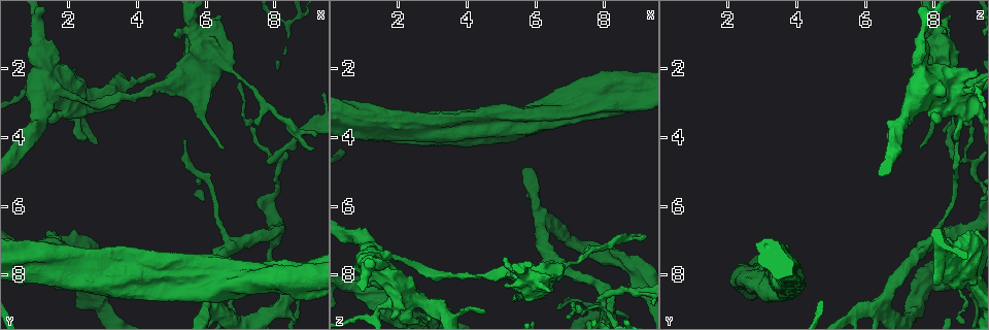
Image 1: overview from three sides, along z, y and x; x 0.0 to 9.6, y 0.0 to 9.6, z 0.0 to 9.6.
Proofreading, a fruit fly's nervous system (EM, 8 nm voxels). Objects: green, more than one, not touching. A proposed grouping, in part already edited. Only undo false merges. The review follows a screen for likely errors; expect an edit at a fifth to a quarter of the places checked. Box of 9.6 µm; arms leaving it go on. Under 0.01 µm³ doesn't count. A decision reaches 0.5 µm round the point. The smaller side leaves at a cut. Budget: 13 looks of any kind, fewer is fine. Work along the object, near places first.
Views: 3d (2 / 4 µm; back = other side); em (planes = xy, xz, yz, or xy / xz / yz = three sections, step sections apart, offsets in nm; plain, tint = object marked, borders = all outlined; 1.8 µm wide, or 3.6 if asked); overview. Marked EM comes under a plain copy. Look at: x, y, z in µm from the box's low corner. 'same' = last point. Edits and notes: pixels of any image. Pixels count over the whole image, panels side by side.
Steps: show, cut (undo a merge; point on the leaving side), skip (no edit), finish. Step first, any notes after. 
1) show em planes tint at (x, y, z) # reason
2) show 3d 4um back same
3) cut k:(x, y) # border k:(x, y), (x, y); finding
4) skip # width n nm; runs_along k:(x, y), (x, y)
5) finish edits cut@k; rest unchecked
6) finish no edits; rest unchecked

show 3d 4um back at (5.85, 1.30, 7.95) # a narrow waist

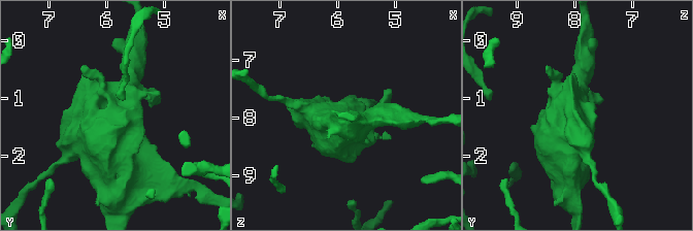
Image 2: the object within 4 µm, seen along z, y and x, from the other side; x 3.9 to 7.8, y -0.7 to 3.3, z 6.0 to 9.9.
show em xy step 16 tint same

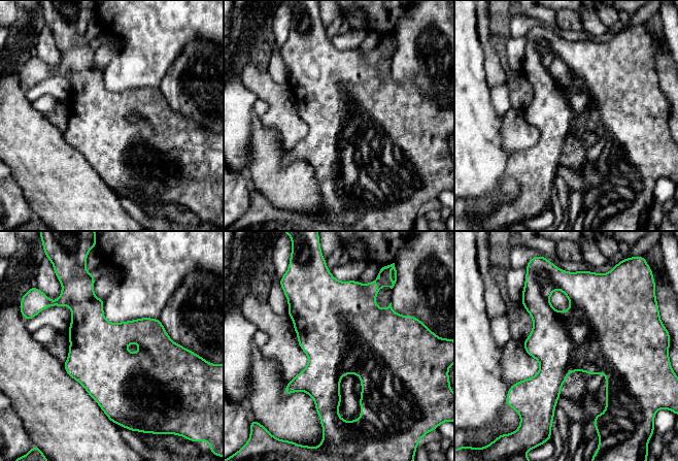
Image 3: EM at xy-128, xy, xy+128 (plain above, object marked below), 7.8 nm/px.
show em planes tint same

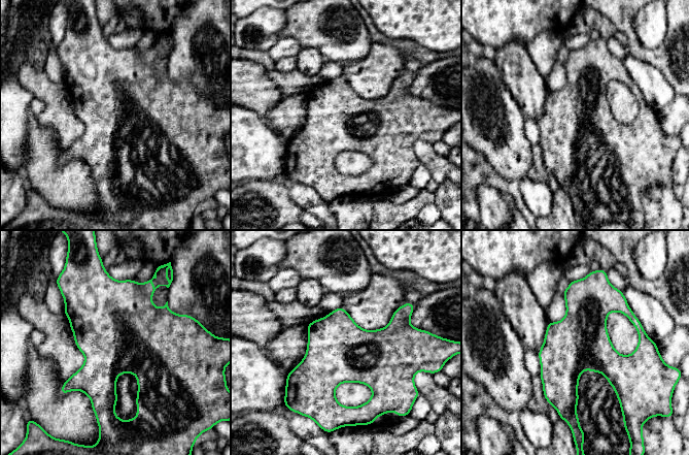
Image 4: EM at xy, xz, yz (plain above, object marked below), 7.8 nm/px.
skip # width 440 nm; continuous, no second neuron

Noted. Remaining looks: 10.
show 3d 2um at (8.00, 6.85, 8.45) # a fork

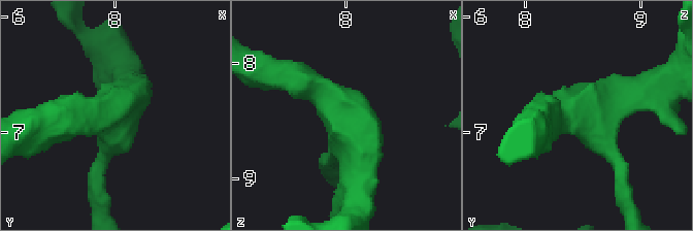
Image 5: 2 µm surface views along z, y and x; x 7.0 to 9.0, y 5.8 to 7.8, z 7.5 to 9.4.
show em xz step 4 tint at (7.96, 6.80, 8.46) # arms 3; shape alone is not enough

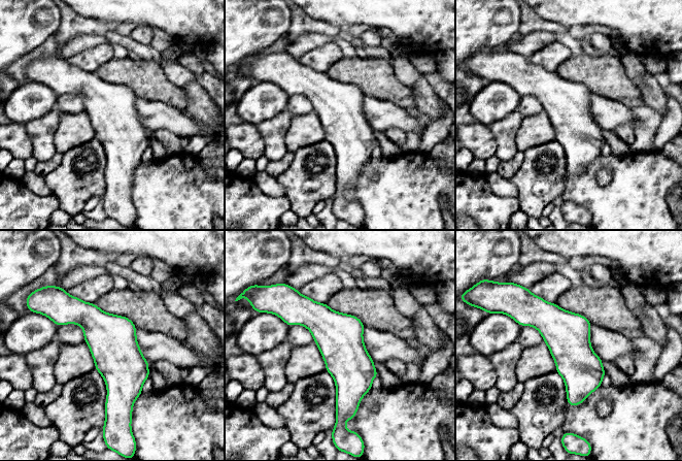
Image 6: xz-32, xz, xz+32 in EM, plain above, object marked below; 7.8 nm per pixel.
skip # width 360 nm; all the same neuron

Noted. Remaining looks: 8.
show em 3.6um planes tint at (8.05, 4.70, 8.95) # three arms meet

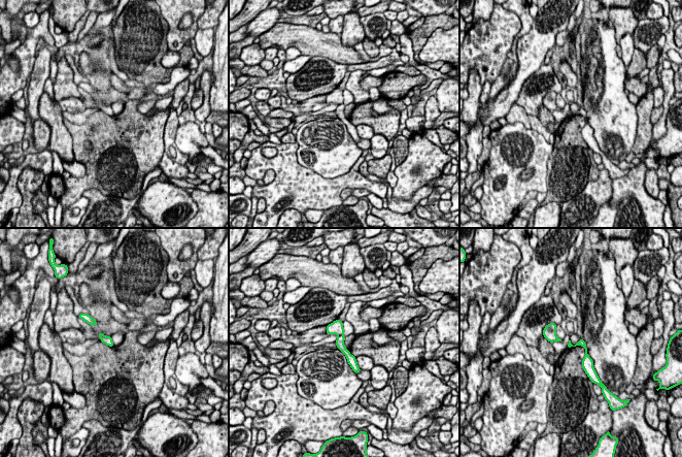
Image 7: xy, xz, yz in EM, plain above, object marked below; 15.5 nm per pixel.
cut 7:(336, 327) # width 100 nm; border 7:(342, 333), (338, 335); a second neuron is stuck on

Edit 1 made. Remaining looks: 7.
show overview

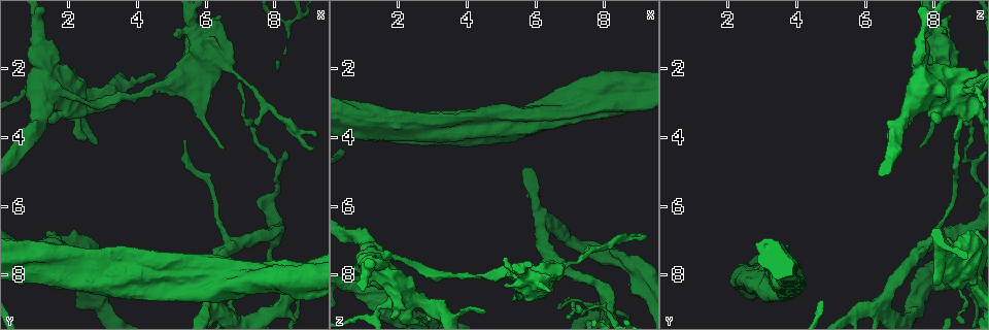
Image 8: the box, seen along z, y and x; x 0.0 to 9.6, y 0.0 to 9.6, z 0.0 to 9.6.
show em yz step 4 tint at (8.40, 8.60, 9.15) # calibre changes

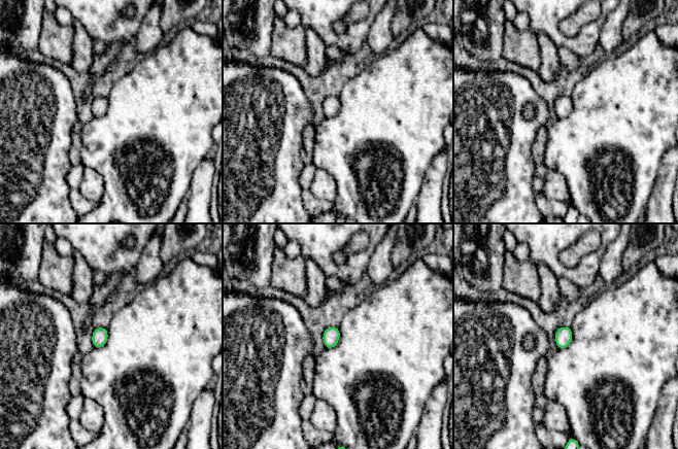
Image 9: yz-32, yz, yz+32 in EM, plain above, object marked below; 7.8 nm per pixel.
show em xz step 16 borders same # cut it another way

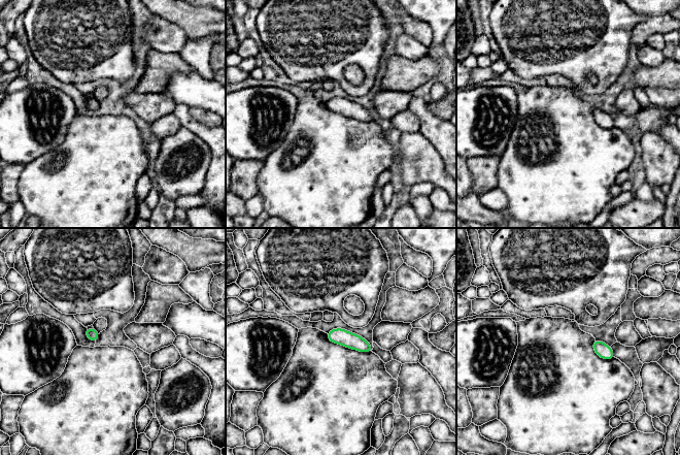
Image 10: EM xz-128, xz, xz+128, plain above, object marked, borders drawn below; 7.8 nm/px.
skip # width 130 nm; runs_along 10:(330, 334), (353, 340), (369, 350); one neuron here

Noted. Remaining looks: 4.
show 3d 4um back at (4.05, 8.05, 3.60) # calibre changes

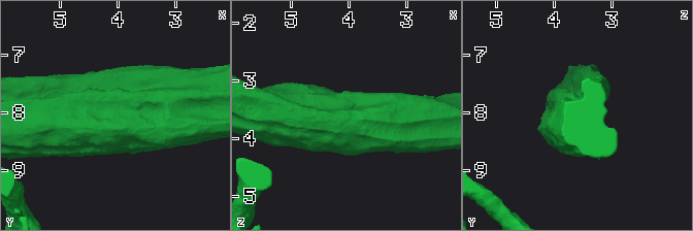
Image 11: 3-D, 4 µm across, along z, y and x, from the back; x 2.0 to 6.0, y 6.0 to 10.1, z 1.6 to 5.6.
show em 3.6um planes tint same

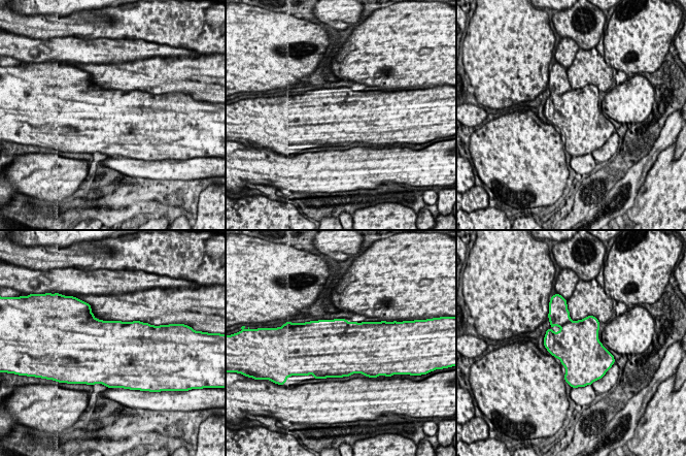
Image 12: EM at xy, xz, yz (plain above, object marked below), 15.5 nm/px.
skip # continuous, no second neuron

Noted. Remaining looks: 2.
finish edits cut@7; rest unchecked

